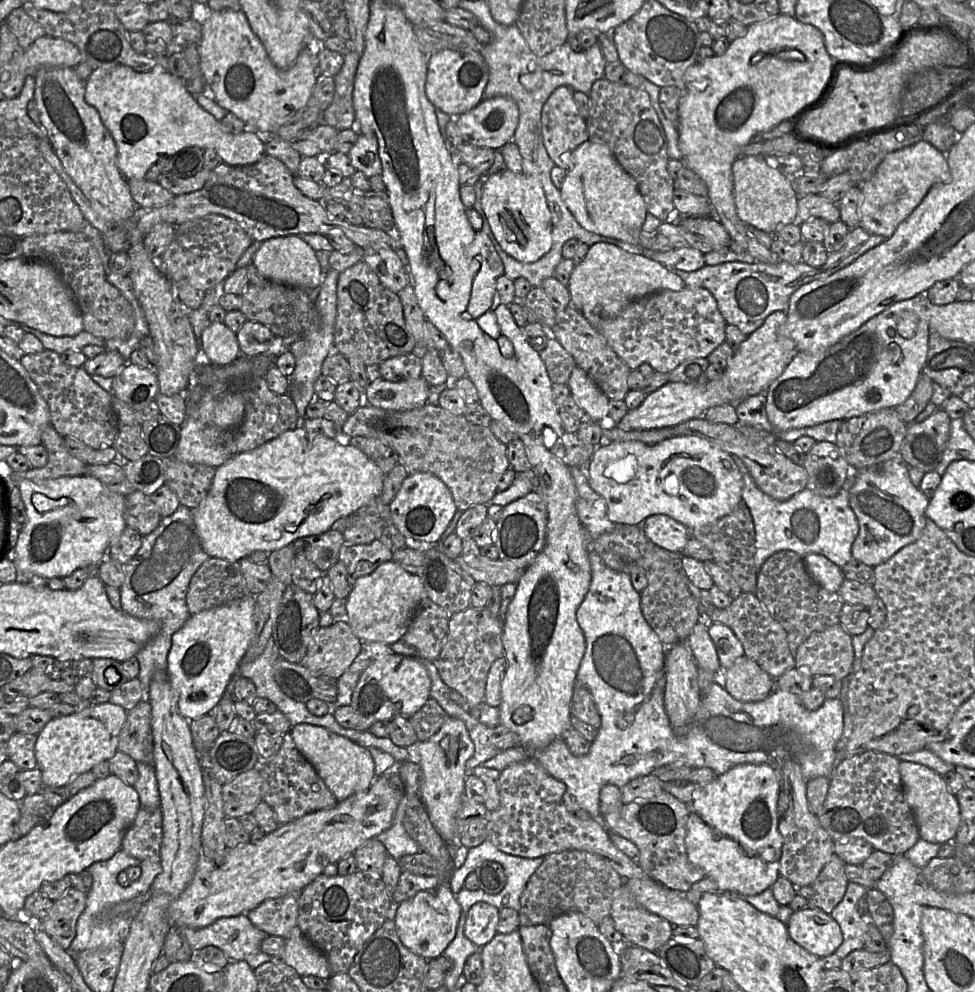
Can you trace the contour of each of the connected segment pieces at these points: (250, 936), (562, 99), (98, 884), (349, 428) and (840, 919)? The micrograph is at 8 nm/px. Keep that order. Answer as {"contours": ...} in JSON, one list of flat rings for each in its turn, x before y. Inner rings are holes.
{"contours":[[[246,914,222,917,203,928,177,927,193,951,198,951,206,946,215,946,224,952,229,961,246,961,252,970,273,959,261,950,261,943,267,934,255,927]],[[567,86,557,87,549,96,541,112,541,134,546,151,557,166,566,170,571,166,573,151,589,138,586,121,579,113,573,92]],[[118,850,110,859,98,861,91,864,86,870,92,876,92,887,86,897,86,905,82,914,78,918,76,935,69,950,71,953,78,953,88,949,106,948,112,944,124,941,129,930,132,917,129,915,113,914,112,909,121,903,142,899,148,895,151,884,161,873,160,862,140,861,139,859,126,854,123,850],[131,866,139,866,141,875,128,887,122,887,117,882,118,874]],[[426,403,424,406,407,410,386,410,372,405,360,406,350,414,342,426,350,437,363,436,375,438,394,449,400,456,408,475,429,472,440,478,450,489,459,511,465,511,477,504,487,504,497,493,497,484,502,474,510,468,507,458,507,445,503,444,489,427,470,423,463,415,453,415,439,405]],[[849,882,843,899,830,913,843,934,843,942,834,953,841,960,854,950,864,949,864,934,872,922,865,901,867,891,866,887]]]}

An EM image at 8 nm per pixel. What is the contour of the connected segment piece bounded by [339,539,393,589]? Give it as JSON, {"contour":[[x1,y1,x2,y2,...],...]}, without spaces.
{"contour":[[379,540,369,544,345,544,340,550,341,561,347,571,348,583,353,589,359,577,374,572,382,563,392,560,393,552]]}

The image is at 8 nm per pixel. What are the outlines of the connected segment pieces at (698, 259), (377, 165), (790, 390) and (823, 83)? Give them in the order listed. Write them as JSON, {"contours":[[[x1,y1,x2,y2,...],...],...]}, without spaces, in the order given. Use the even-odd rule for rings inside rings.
{"contours":[[[693,247,676,248,667,252,653,252,650,249,643,249,643,254,670,270,679,269,692,272,706,265,704,254]],[[356,120,351,127,359,133,358,139,348,152,353,167,367,178,381,175,382,164,378,154,378,142,374,135,360,133]],[[920,293,892,304,823,351,798,352,784,372,764,392,766,413,773,426,773,433,811,427,831,420,844,421,884,408,896,408,904,403,915,389,927,358,930,334,927,307,927,293],[904,311,913,313,917,318,917,327,911,338,904,338,898,333,898,319]],[[778,14,776,17,773,17,769,20,757,22,748,26,747,34,744,37,740,37,731,42,729,48,723,55,714,55,713,57,704,60,702,63,693,64,692,66,688,67,683,76,684,90,682,90,682,96,678,106,679,122,677,125,677,130,679,134,678,145,683,155,682,161,684,162,684,167,688,167,693,170,706,183,708,198,713,206,713,214,709,217,716,218,718,222,721,222,729,233,731,239,747,250,757,262,775,264,779,261,779,258,775,252,772,252,769,248,766,248,759,241,757,241,756,238,750,232,748,232,745,222,739,218,734,200,732,165,734,161,740,156,742,148,750,143,755,136,761,135,782,121,787,120,805,104,819,98,822,95,829,81,833,63,833,58,826,50,823,34,818,28,810,24,804,24,798,21,795,17],[785,48,795,49,803,52,805,55,804,60,785,59,780,57,778,54,779,51]]]}

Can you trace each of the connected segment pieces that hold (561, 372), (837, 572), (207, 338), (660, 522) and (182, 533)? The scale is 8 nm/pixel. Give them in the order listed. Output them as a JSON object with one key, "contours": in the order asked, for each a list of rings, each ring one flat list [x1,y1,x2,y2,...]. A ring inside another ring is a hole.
{"contours":[[[549,337,546,347,539,354,551,382,567,384,576,362,564,347,554,337]],[[817,553,806,555,803,561,809,575,817,584,831,593,838,592,845,579,839,566]],[[210,323,203,331,201,349,213,365,225,366,235,361,240,355,237,334,225,323]],[[665,514,647,517,642,528,653,543,673,553,682,553,691,537,691,531,685,525]],[[181,505,170,516,162,518,158,527,146,536,142,536,142,545,134,557,123,565,125,580,120,588,122,611,140,619,151,619,159,623,159,632,136,655,140,673,137,677,142,684,145,698,148,693,151,679,156,671,168,669,168,654,172,647,172,636,191,616,186,596,190,581,199,567,210,558,203,550,200,536,196,527,192,510]]]}

